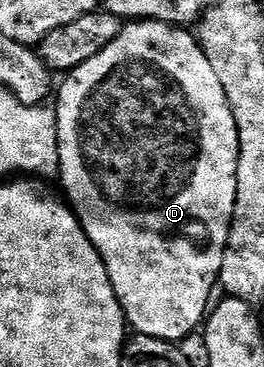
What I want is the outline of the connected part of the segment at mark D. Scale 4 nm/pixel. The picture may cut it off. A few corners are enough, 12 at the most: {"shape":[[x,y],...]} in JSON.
{"shape":[[126,22],[62,79],[64,198],[126,324],[221,278],[233,110],[192,30]]}

